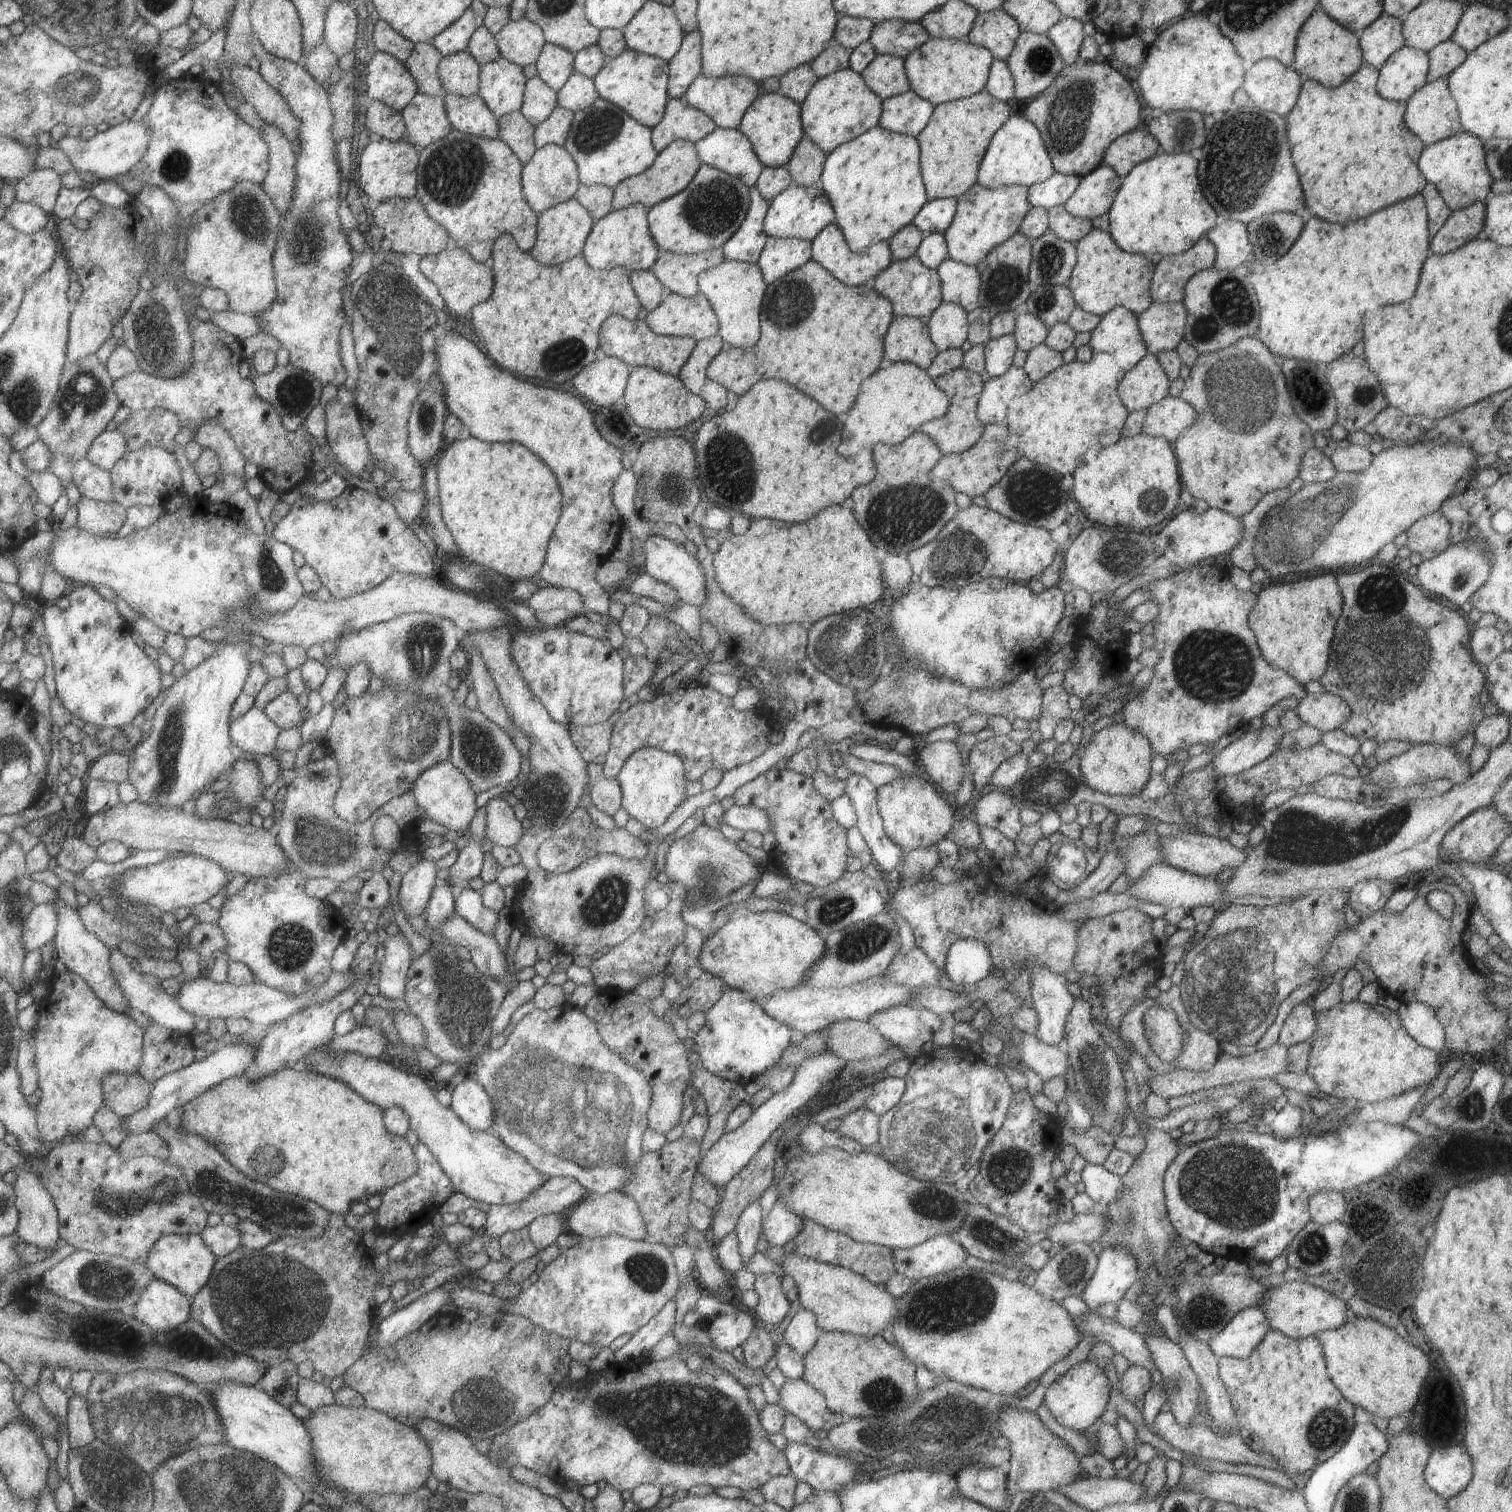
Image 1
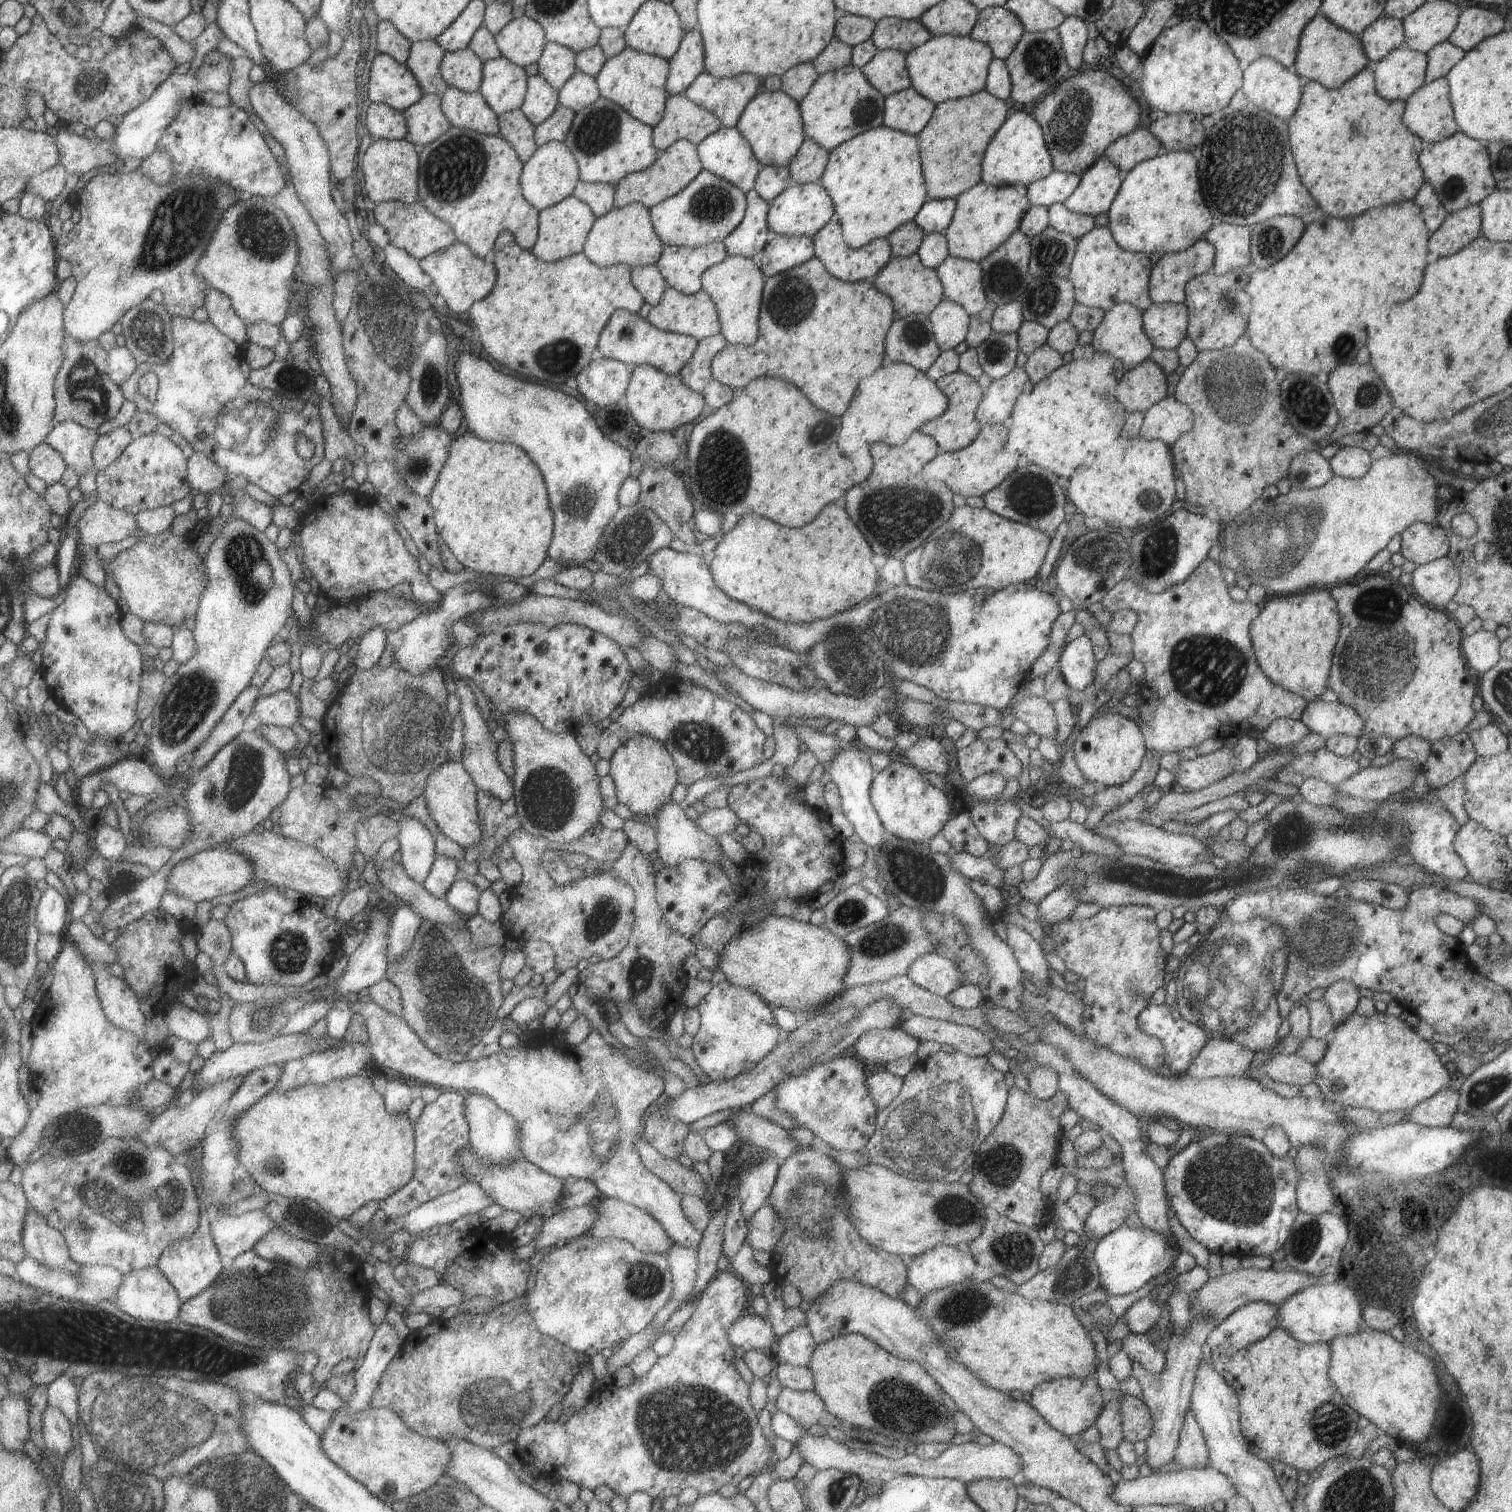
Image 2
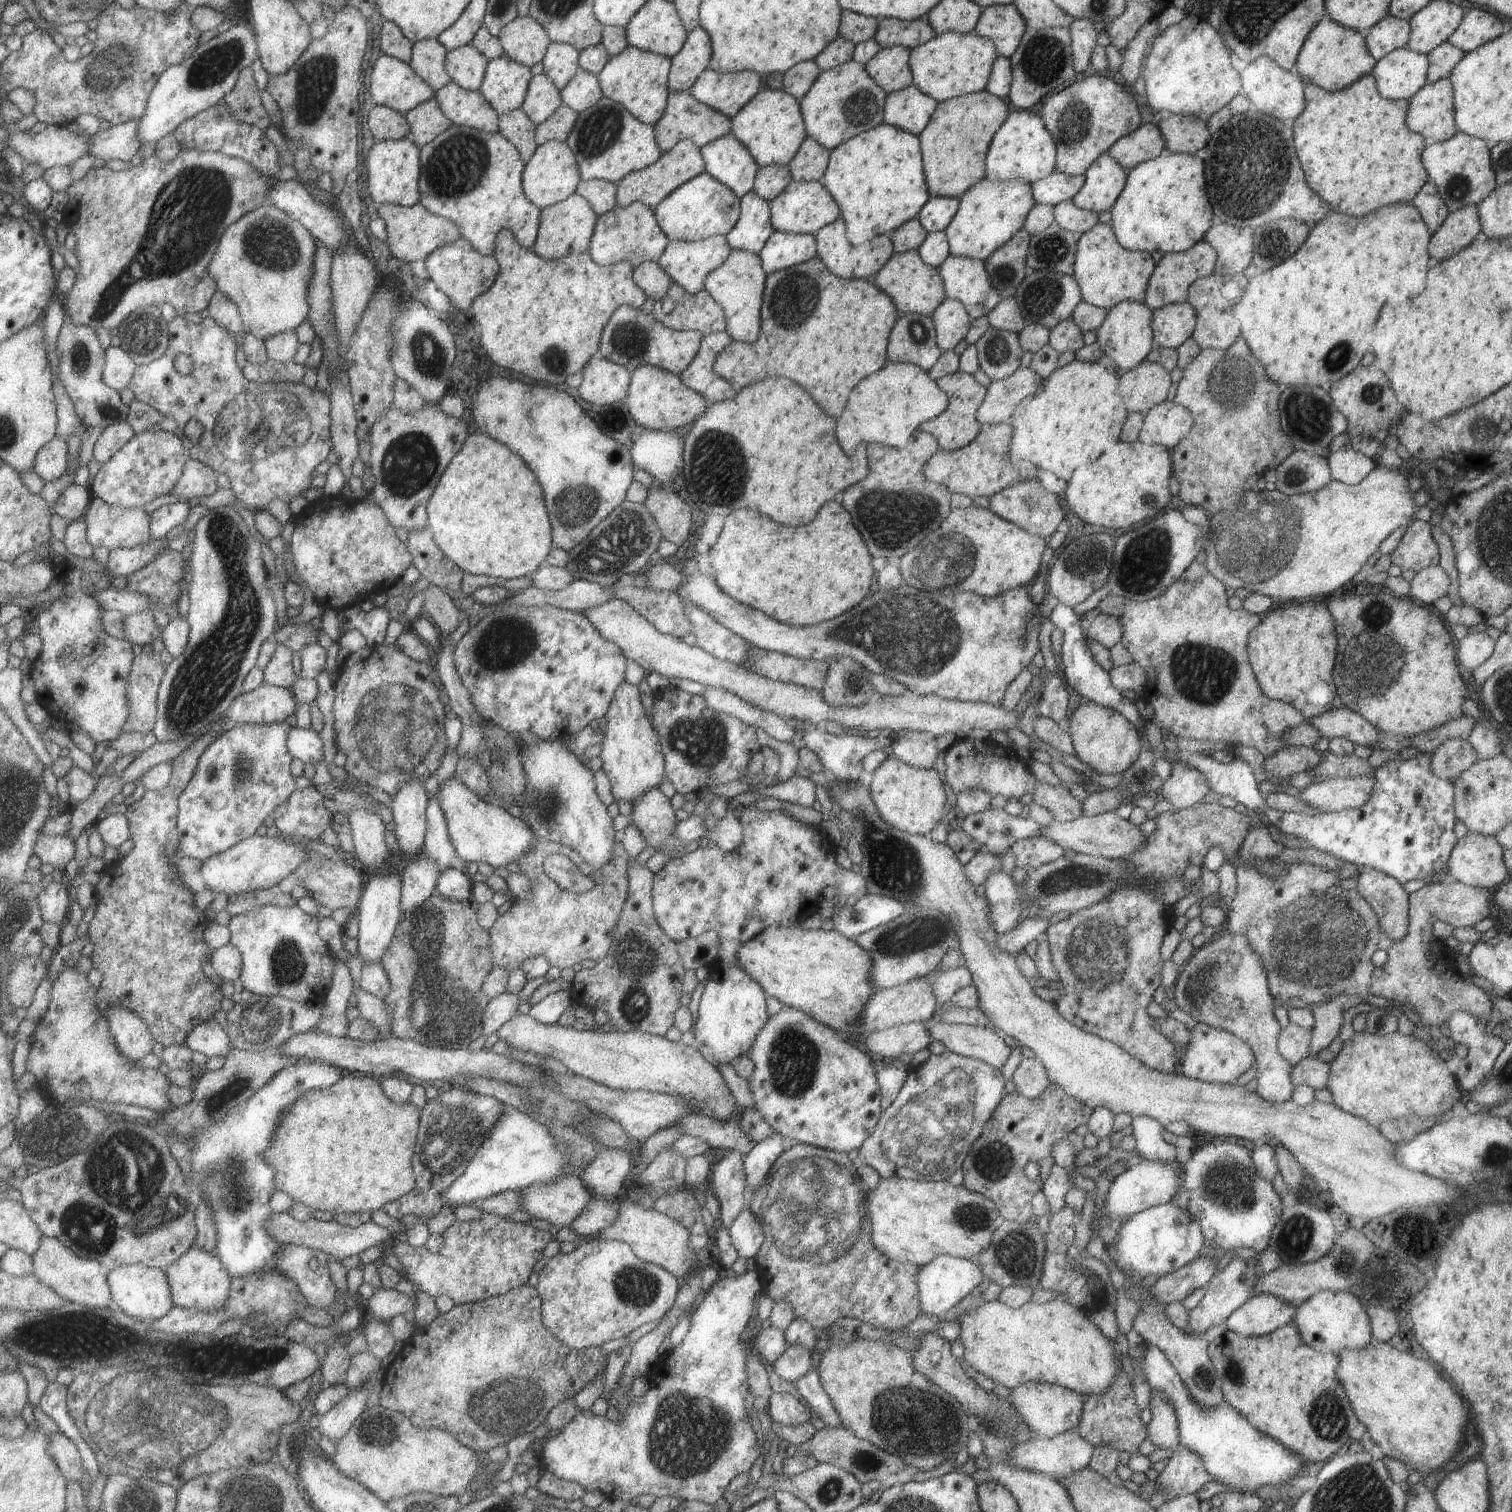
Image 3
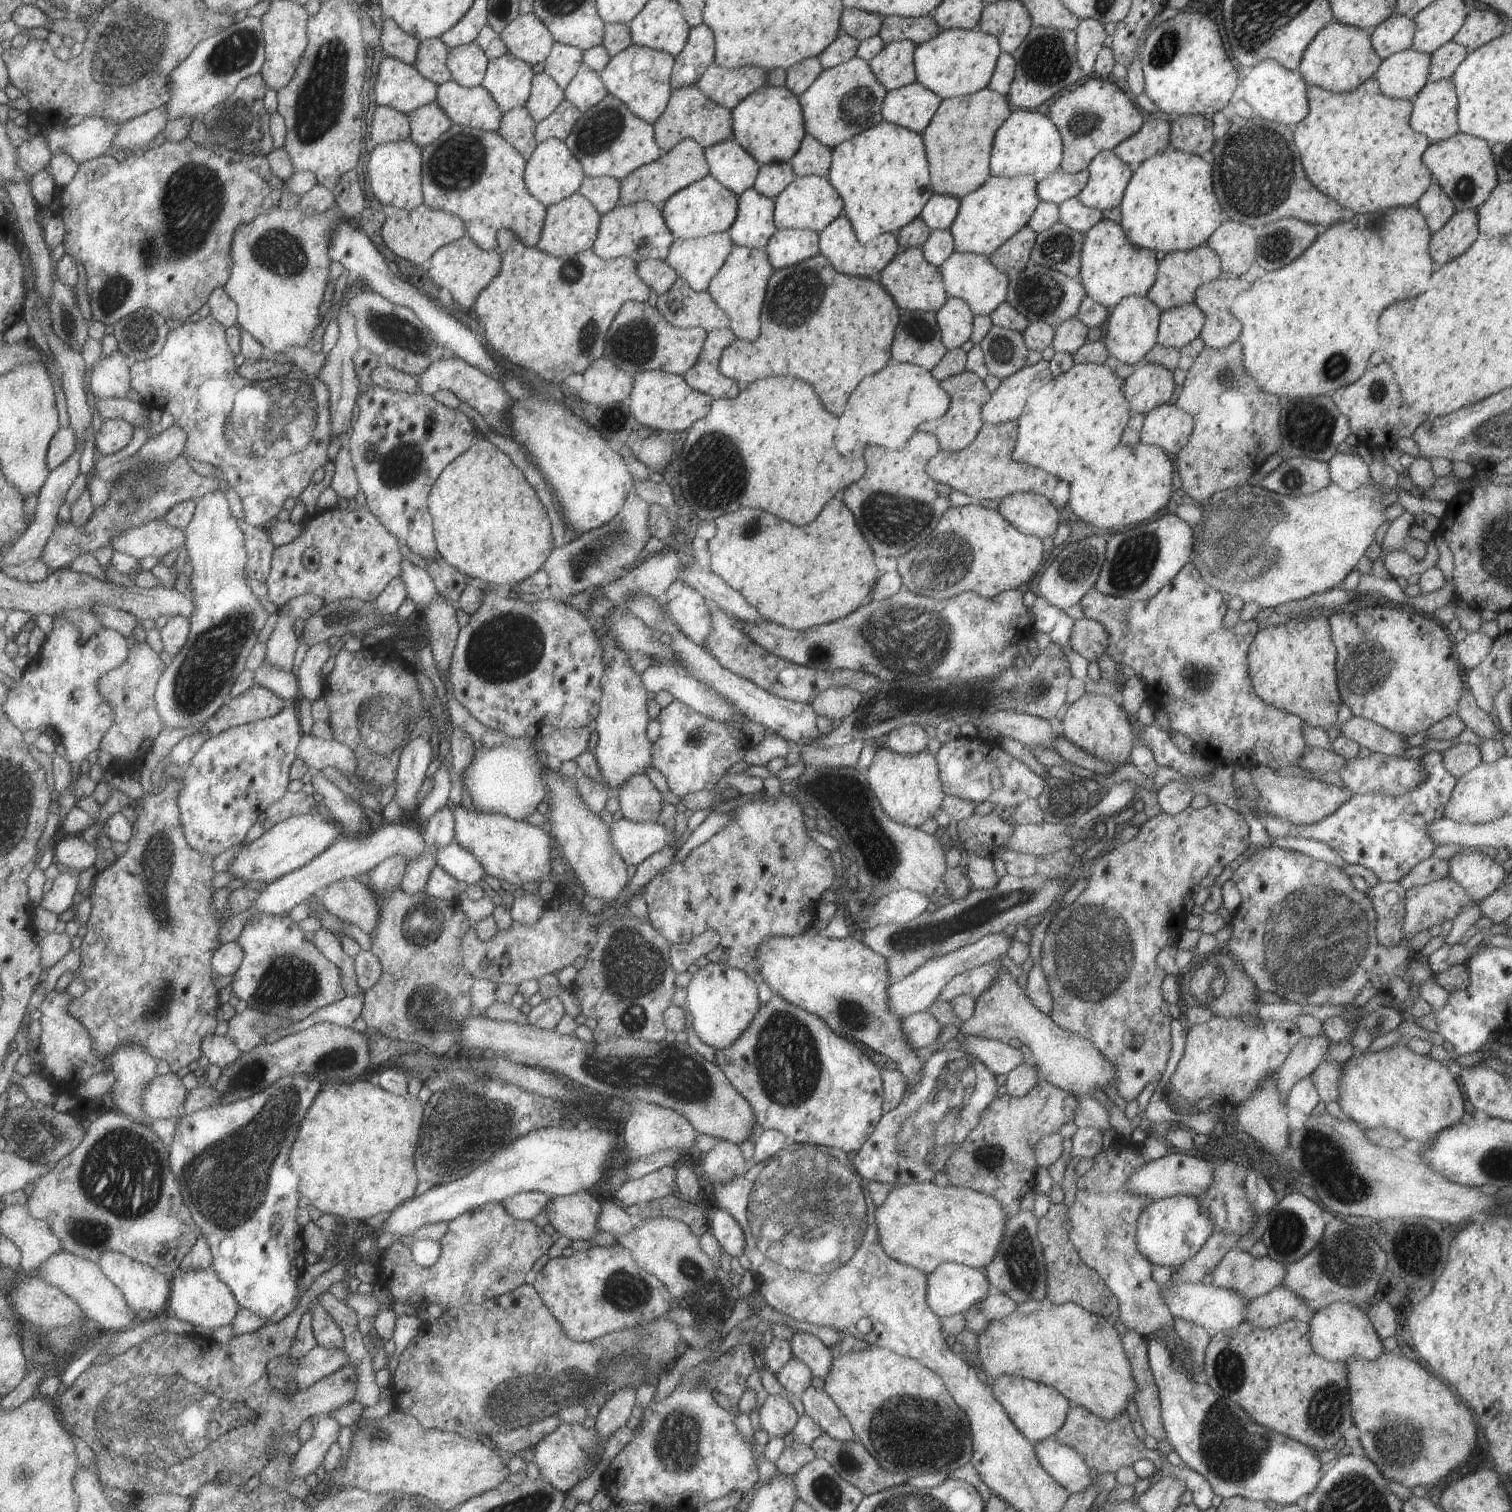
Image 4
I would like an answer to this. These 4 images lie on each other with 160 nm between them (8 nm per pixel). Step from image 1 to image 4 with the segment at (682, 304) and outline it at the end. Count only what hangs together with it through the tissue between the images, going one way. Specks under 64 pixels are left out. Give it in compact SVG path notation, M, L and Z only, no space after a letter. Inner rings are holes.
M679 276L667 292L657 297L654 307L674 327L701 327L710 331L730 326L727 314L715 304L707 290L695 292Z

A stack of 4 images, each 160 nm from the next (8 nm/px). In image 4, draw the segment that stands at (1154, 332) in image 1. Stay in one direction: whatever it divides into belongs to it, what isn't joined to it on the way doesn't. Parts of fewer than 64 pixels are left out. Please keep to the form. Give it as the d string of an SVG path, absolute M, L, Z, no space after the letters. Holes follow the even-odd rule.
M1193 302L1161 311L1156 345L1178 350L1199 337L1204 322L1203 312Z

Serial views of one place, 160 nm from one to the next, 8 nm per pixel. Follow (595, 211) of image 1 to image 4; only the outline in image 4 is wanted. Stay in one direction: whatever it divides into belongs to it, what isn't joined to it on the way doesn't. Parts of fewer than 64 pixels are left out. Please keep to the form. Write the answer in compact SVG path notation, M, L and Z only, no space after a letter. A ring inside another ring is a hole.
M584 176L576 192L587 198L593 208L602 214L619 204L620 184L621 181L613 177Z

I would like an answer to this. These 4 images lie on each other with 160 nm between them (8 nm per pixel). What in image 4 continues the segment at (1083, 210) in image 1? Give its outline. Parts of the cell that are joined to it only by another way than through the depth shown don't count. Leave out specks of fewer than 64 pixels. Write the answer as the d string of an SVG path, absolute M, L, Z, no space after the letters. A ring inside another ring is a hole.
M1111 151L1098 152L1087 165L1088 181L1076 194L1084 207L1100 211L1120 206L1132 172Z

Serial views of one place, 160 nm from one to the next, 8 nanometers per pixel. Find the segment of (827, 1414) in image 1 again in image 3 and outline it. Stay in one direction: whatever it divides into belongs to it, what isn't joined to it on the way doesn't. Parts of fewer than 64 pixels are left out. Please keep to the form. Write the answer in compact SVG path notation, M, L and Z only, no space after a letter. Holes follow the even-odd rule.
M771 1393L768 1398L767 1412L774 1424L797 1426L809 1421L812 1412L806 1405L803 1406L790 1393Z

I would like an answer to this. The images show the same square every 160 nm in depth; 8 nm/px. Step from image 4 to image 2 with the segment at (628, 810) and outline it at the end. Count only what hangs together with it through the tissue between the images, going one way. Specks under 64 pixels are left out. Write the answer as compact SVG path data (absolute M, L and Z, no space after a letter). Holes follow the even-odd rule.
M672 800L666 802L658 808L654 816L657 817L657 829L655 832L658 845L656 852L665 866L672 867L687 859L699 859L703 862L719 865L717 861L722 851L716 838L703 832L694 820L685 817L683 809L677 803Z

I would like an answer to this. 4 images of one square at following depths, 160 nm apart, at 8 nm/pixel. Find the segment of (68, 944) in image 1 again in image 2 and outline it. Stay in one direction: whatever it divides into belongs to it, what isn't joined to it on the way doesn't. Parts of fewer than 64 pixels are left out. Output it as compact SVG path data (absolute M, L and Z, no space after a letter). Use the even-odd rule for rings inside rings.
M94 962L90 965L104 1013L117 1028L132 1032L144 1044L145 1017L139 1010L135 992L123 979L111 975L109 964Z

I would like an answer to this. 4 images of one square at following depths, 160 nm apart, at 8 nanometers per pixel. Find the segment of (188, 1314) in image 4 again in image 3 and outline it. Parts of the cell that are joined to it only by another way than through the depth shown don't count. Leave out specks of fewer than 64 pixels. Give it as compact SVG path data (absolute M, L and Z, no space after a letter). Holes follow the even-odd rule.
M193 1244L177 1260L165 1267L163 1272L170 1281L174 1306L196 1311L220 1309L227 1298L230 1276L215 1252L207 1252Z

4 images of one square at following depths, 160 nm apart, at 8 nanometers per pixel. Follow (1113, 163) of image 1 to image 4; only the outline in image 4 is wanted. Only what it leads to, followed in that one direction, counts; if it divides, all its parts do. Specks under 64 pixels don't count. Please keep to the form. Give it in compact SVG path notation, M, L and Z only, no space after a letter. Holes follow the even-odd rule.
M1150 119L1142 122L1135 134L1119 142L1110 151L1125 164L1139 164L1169 148L1170 124L1161 119Z

